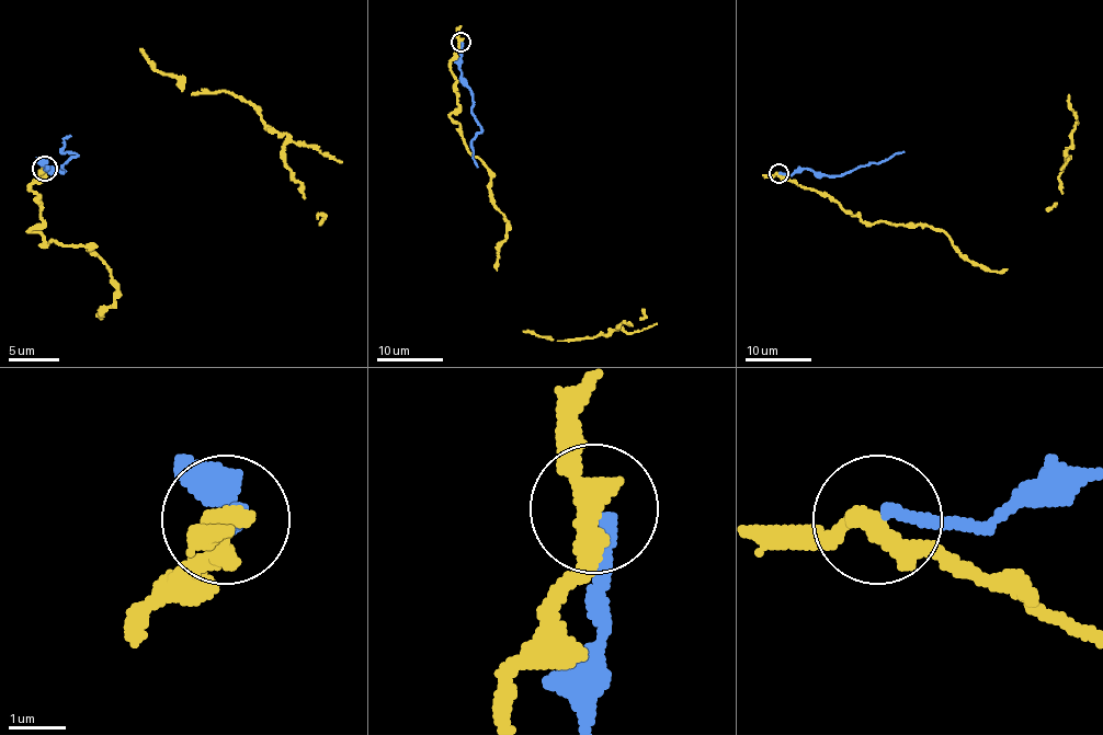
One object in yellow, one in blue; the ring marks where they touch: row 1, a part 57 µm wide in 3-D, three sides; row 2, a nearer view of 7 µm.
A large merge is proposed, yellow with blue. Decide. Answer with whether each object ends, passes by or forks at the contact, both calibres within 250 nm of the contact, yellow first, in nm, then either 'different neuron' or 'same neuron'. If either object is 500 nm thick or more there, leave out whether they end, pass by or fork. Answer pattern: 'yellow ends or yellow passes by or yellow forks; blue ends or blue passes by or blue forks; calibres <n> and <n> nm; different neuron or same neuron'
yellow passes by; blue ends; calibres 360 and 240 nm; different neuron

